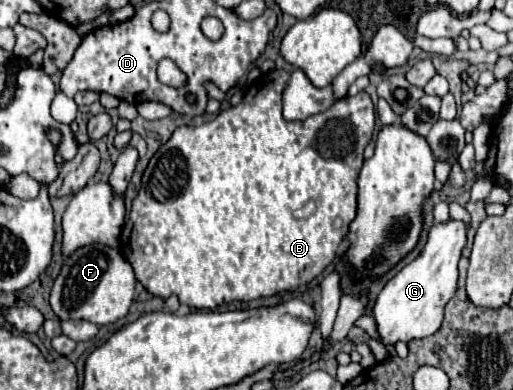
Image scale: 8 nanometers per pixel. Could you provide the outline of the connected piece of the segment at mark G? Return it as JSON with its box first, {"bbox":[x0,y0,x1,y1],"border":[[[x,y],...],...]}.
{"bbox":[374,219,468,343],"border":[[[450,219],[446,223],[434,223],[428,231],[428,239],[420,255],[402,267],[380,291],[374,303],[374,317],[384,343],[412,341],[414,337],[430,337],[440,329],[446,303],[456,293],[458,261],[466,247],[468,226],[462,221]]]}

